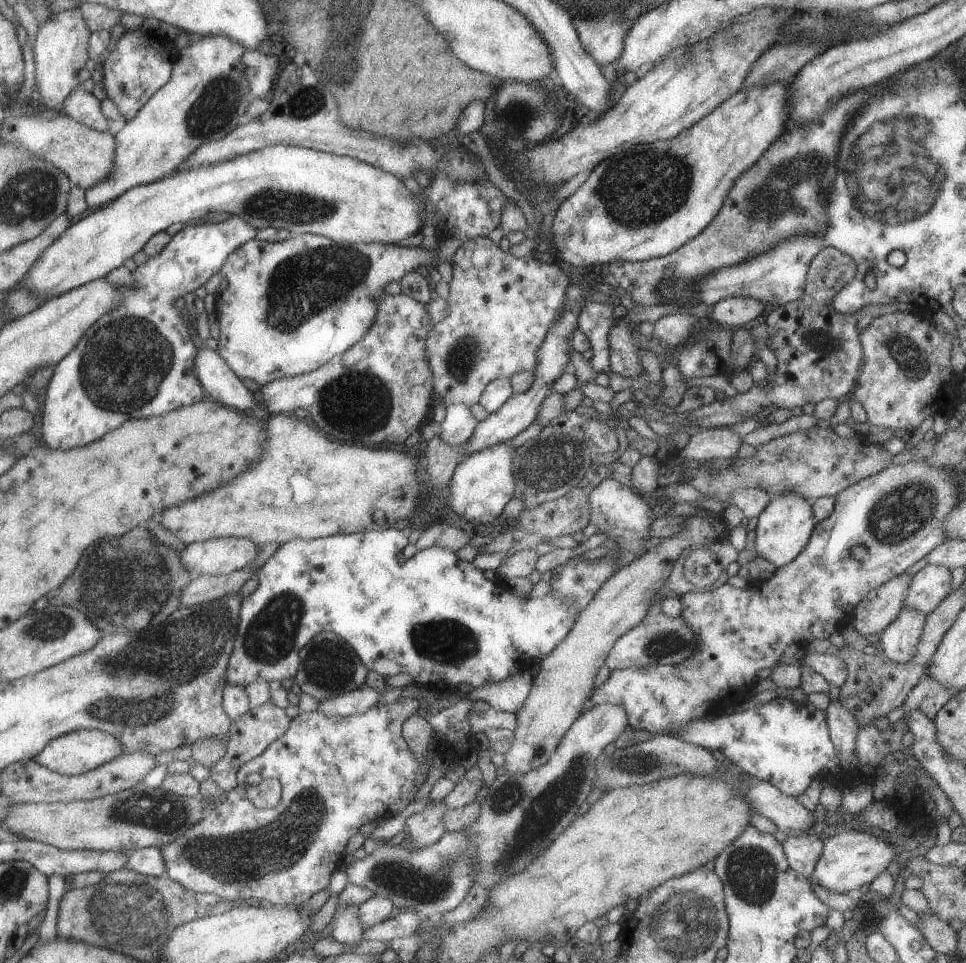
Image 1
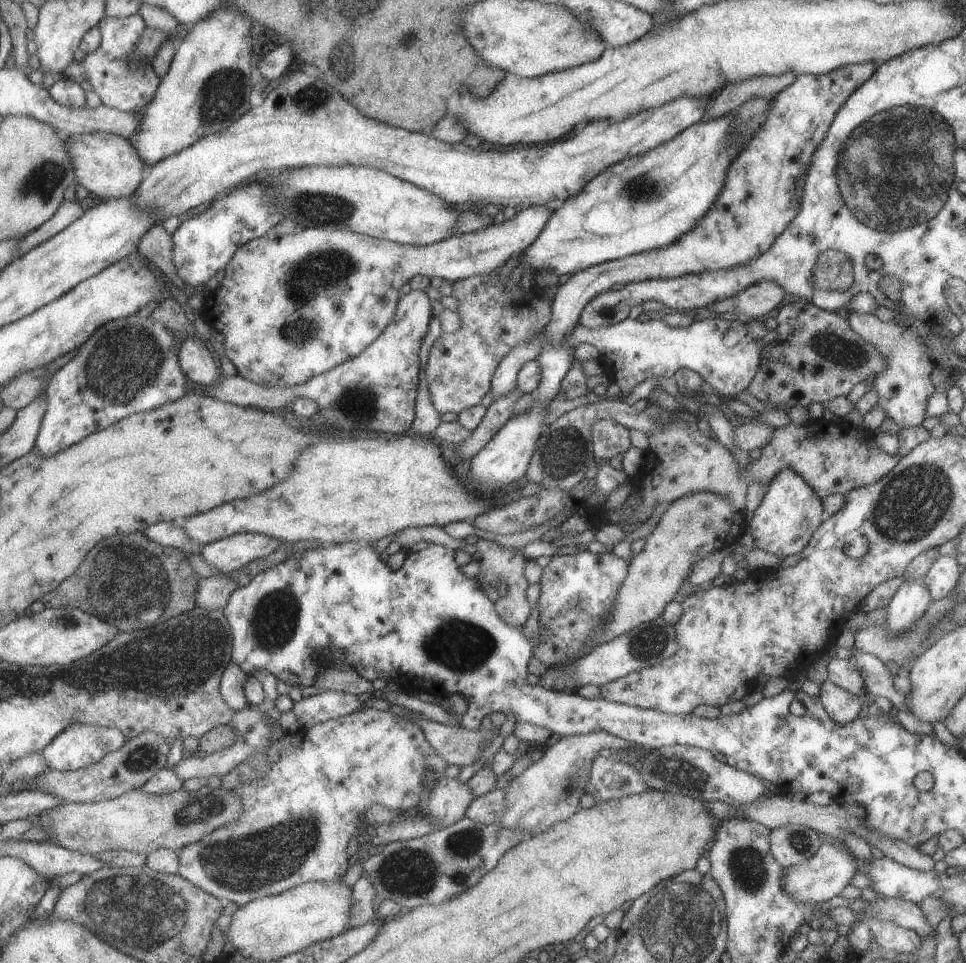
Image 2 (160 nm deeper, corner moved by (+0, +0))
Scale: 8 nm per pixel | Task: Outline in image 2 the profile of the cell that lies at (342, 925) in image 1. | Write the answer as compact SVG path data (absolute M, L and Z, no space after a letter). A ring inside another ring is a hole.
M361 874L358 880L350 887L351 908L349 927L357 927L377 918L377 914L373 912L371 907L371 899L375 896L375 889L368 882L366 874Z

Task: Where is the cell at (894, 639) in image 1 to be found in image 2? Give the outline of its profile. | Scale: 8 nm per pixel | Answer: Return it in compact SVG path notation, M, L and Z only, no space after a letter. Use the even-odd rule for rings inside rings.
M922 578L903 581L886 606L888 631L900 633L911 628L915 619L925 612L930 599Z

